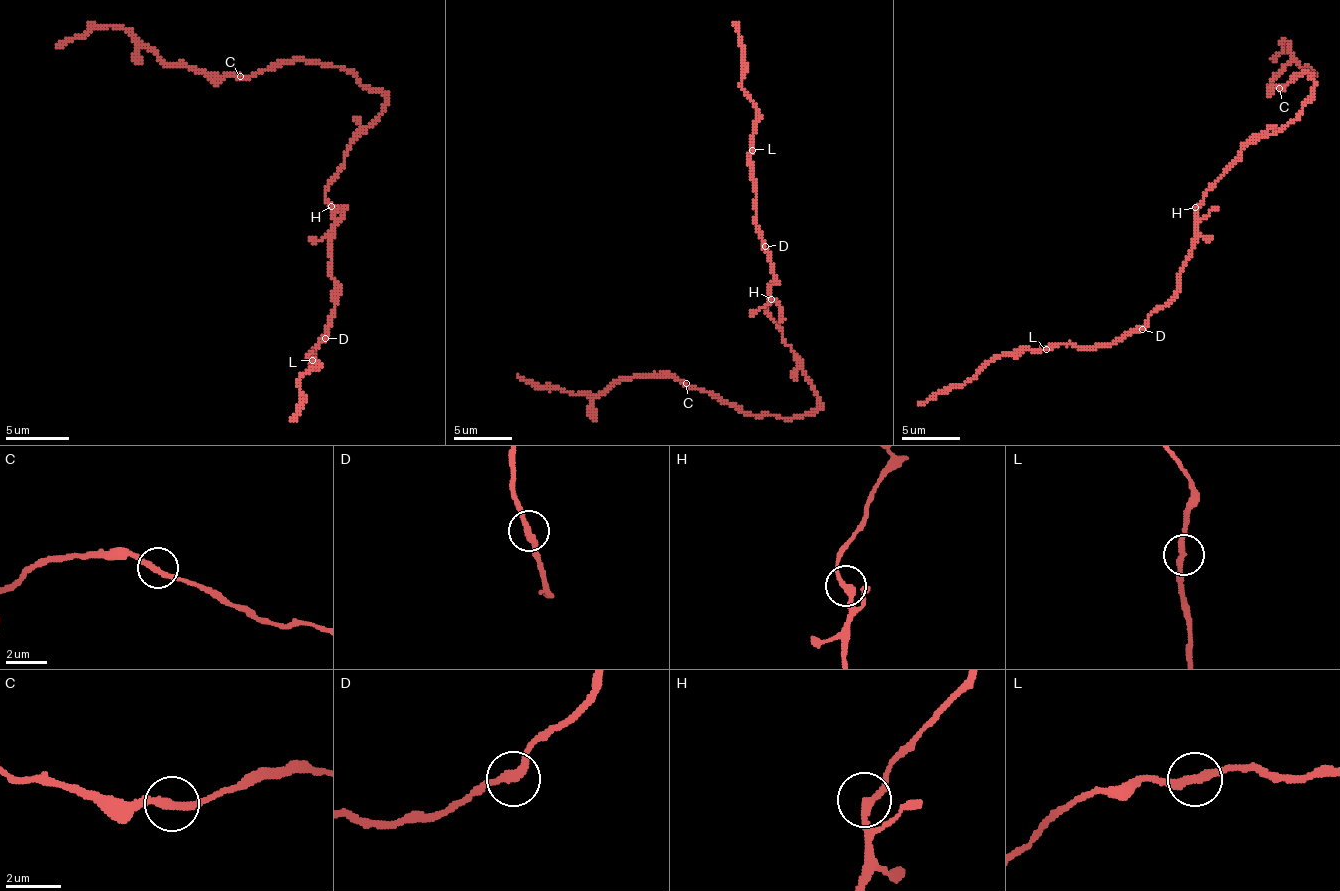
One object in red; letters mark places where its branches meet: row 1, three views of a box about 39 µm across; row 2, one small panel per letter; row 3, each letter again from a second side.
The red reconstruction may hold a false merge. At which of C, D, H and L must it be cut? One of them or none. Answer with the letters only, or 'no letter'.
no letter

